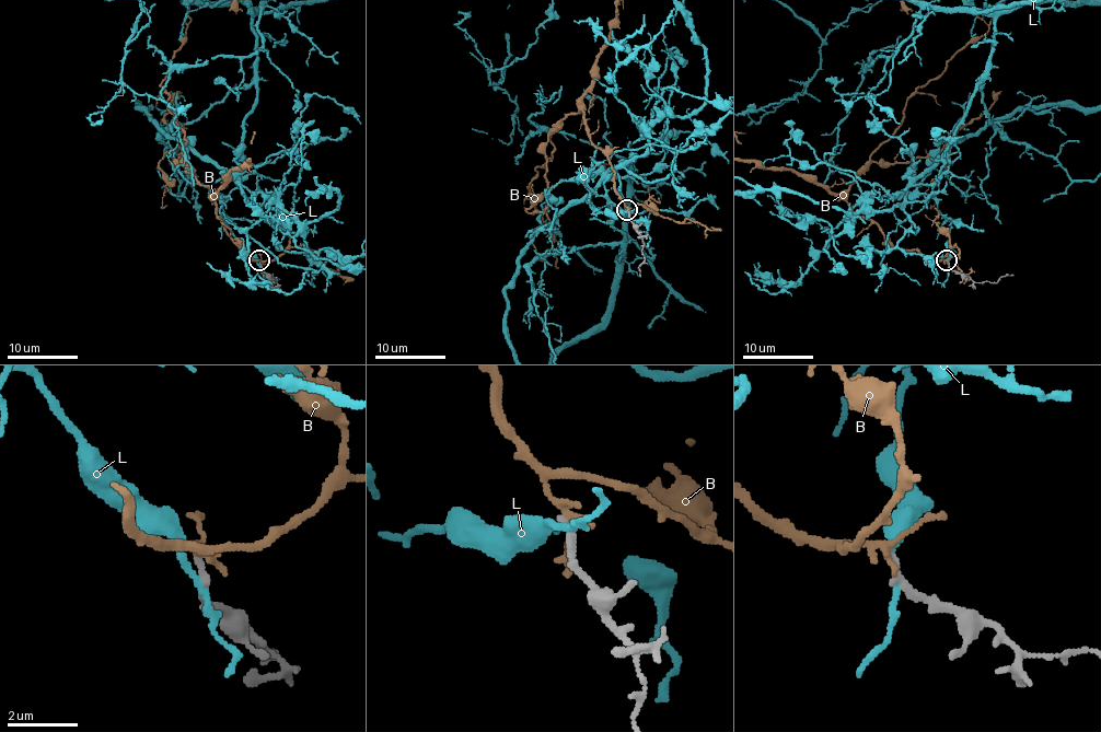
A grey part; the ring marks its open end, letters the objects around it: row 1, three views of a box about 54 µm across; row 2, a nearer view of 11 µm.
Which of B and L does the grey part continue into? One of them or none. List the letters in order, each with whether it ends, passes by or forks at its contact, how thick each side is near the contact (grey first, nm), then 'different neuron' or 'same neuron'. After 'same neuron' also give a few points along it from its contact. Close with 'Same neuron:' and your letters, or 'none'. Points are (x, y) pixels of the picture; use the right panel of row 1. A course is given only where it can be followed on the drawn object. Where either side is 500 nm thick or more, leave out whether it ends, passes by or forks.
B: it passes by; calibres 200 and 190 nm; different neuron
L: it passes by; calibres 300 and 170 nm; different neuron
Same neuron: none

